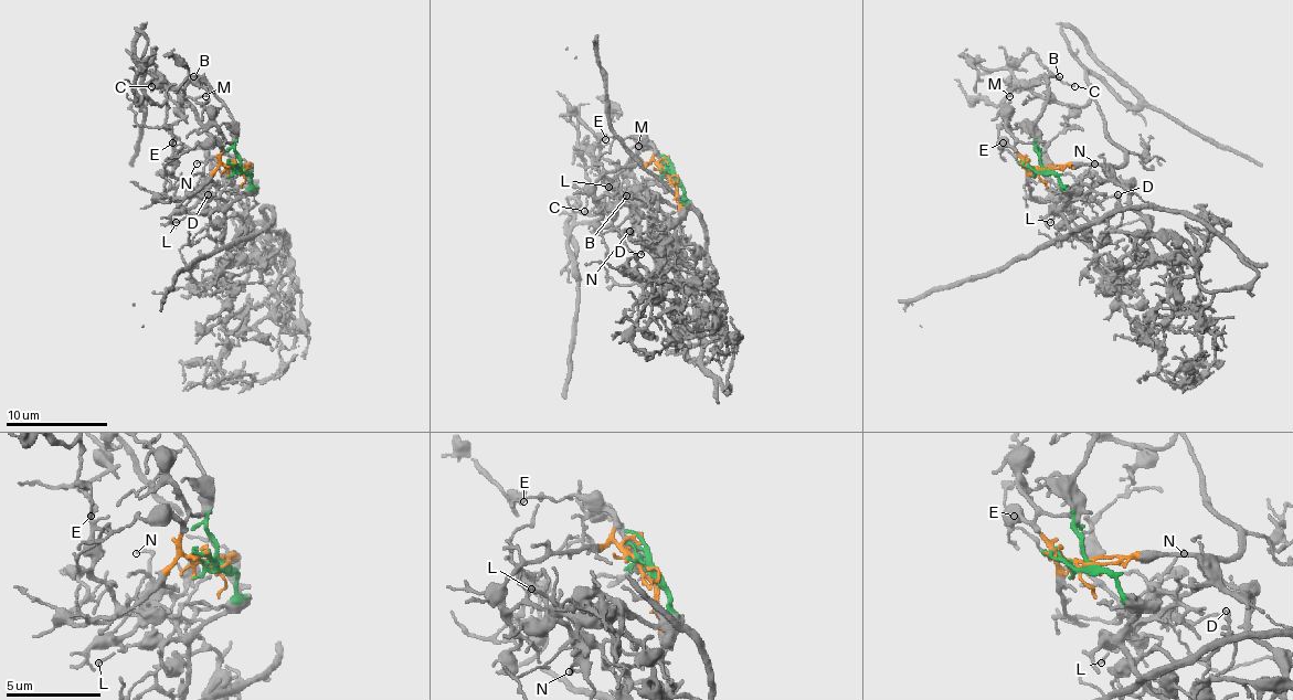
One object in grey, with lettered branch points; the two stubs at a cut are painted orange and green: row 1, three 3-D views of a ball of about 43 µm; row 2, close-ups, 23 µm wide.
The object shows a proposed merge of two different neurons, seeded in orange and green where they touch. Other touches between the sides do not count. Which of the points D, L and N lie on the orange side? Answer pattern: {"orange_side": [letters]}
{"orange_side": []}

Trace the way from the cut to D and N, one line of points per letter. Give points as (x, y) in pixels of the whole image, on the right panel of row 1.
D: (1039, 171), (1051, 174), (1070, 194), (1062, 208), (1070, 198), (1095, 200), (1117, 194)
N: (1039, 171), (1051, 174), (1070, 194), (1062, 208), (1070, 200), (1070, 190), (1090, 165), (1095, 165)

